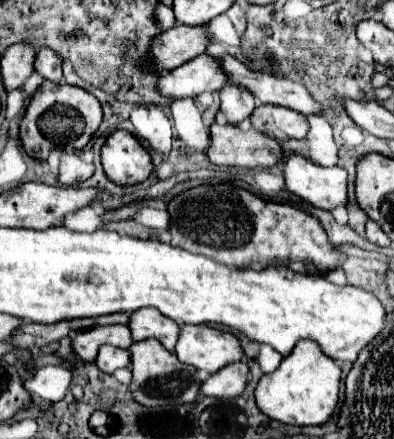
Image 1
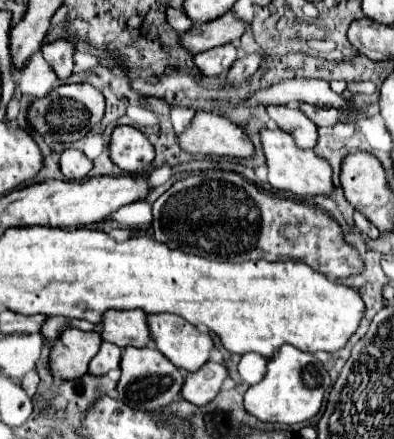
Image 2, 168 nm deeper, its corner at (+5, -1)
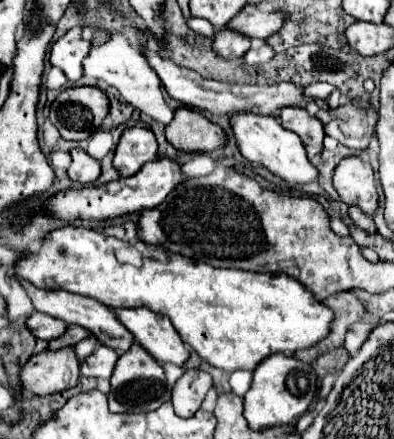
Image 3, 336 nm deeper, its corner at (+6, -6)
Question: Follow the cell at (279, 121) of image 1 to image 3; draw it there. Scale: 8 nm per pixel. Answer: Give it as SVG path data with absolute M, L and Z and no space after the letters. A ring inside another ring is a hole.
M282 108L280 110L280 122L286 130L292 130L300 136L304 142L308 158L316 156L322 152L322 138L324 138L324 128L318 118L310 116L304 108Z

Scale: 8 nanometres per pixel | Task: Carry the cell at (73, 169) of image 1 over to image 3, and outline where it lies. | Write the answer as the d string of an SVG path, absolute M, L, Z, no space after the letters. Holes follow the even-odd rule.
M74 148L70 152L70 156L72 156L72 164L68 168L70 180L82 182L82 184L92 184L100 176L100 164L98 164L98 160L90 158L84 150Z

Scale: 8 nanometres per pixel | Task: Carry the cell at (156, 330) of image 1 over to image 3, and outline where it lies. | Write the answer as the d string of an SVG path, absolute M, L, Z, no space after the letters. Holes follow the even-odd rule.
M22 284L24 290L28 292L28 296L32 298L34 306L38 312L44 312L48 316L54 316L54 318L60 318L64 320L66 324L78 324L78 326L84 326L86 330L90 330L100 344L108 346L108 348L120 348L122 352L130 350L130 346L134 344L134 336L128 332L128 328L118 320L118 316L106 308L104 304L98 304L96 300L90 300L86 296L78 296L78 294L70 294L70 292L46 292L46 290L40 290L40 288L34 288L32 284Z

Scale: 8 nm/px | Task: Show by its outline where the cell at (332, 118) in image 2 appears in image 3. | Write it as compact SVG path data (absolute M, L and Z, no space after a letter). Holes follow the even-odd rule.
M358 98L336 110L318 110L316 118L324 124L326 134L340 144L354 150L366 150L370 136L374 134L378 110L370 106L366 98Z

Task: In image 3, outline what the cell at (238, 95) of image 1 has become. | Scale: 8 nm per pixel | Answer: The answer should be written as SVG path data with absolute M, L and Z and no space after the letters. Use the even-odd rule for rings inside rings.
M264 44L264 46L258 48L258 50L248 50L248 52L244 54L244 62L246 62L246 64L264 64L264 62L268 62L272 56L274 56L274 50L272 50L268 44Z

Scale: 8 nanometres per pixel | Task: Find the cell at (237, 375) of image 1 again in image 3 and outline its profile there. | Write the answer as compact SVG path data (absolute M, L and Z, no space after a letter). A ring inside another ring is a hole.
M186 370L184 376L174 384L172 404L178 416L190 418L204 402L206 392L212 388L212 376L204 370Z

